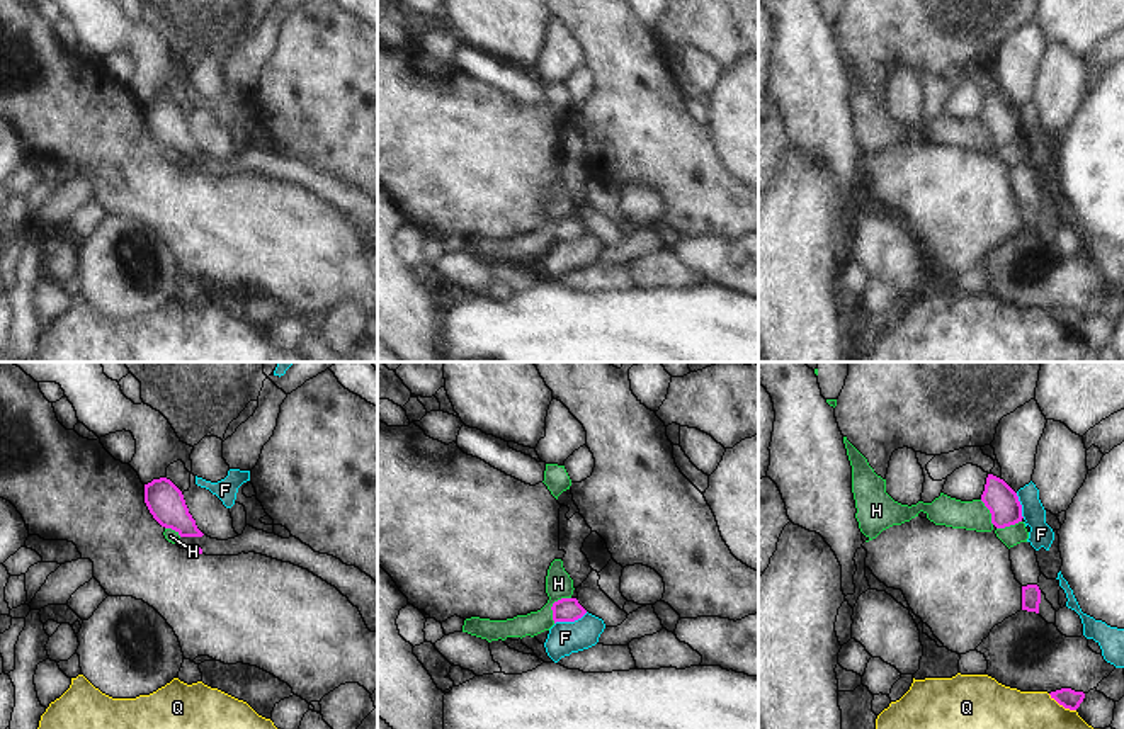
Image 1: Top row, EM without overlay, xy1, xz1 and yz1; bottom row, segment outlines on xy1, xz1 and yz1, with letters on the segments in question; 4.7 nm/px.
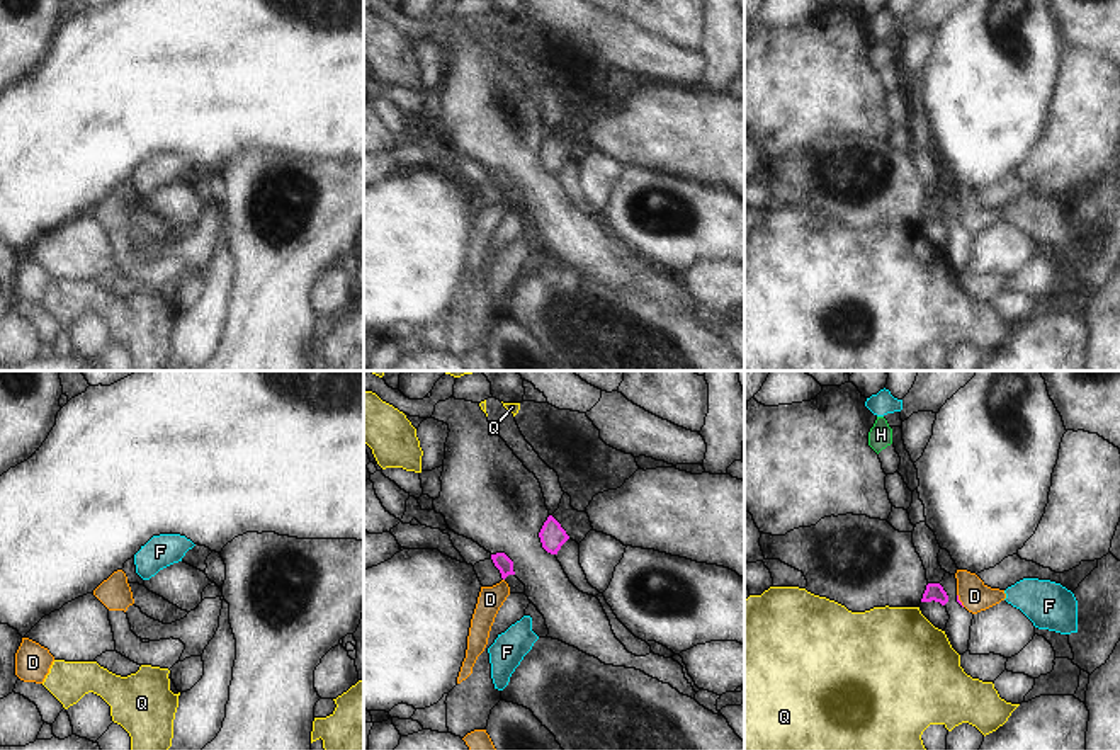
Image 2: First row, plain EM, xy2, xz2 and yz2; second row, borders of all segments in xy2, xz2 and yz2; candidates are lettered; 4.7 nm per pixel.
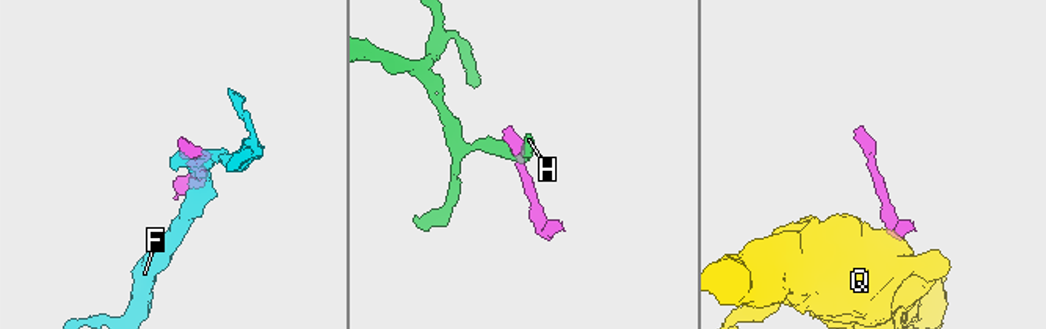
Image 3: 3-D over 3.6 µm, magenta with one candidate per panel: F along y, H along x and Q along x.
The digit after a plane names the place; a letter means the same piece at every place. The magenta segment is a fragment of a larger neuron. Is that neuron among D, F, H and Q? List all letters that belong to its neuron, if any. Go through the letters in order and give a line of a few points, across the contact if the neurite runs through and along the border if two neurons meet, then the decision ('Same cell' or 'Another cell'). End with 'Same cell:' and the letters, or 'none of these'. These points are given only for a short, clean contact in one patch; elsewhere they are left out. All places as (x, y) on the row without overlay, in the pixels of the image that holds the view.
D: Line: yz2 (957, 215), (959, 220), (974, 215). Same cell
F: Another cell
H: Line: xz1 (570, 216), (562, 216), (553, 223), (553, 242). Another cell
Q: Line: yz1 (1048, 313), (1075, 330). Another cell
Same cell: D

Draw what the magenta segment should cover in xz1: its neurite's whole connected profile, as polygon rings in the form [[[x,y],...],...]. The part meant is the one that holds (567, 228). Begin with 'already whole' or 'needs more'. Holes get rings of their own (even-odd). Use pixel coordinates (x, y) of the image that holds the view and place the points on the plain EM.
already whole; [[[561,218],[553,223],[553,240],[556,241],[575,241],[582,238],[587,229],[578,223],[576,218]]]

